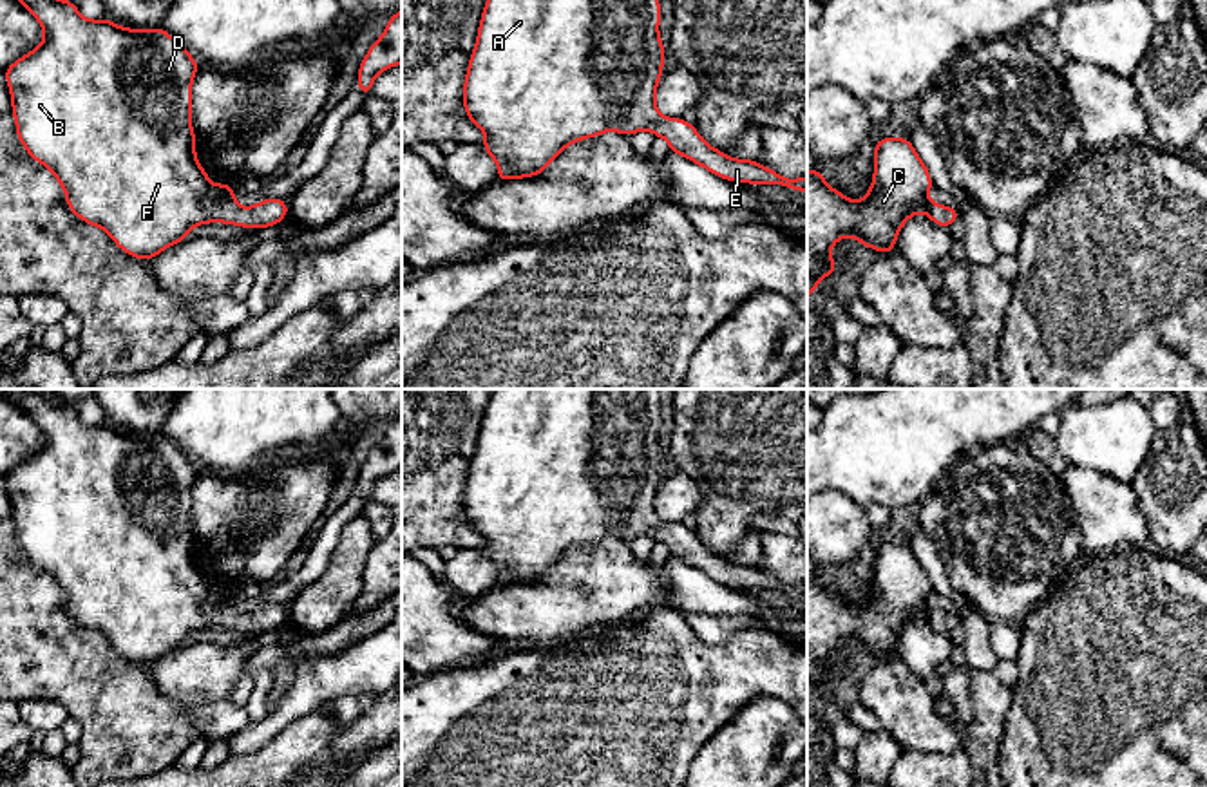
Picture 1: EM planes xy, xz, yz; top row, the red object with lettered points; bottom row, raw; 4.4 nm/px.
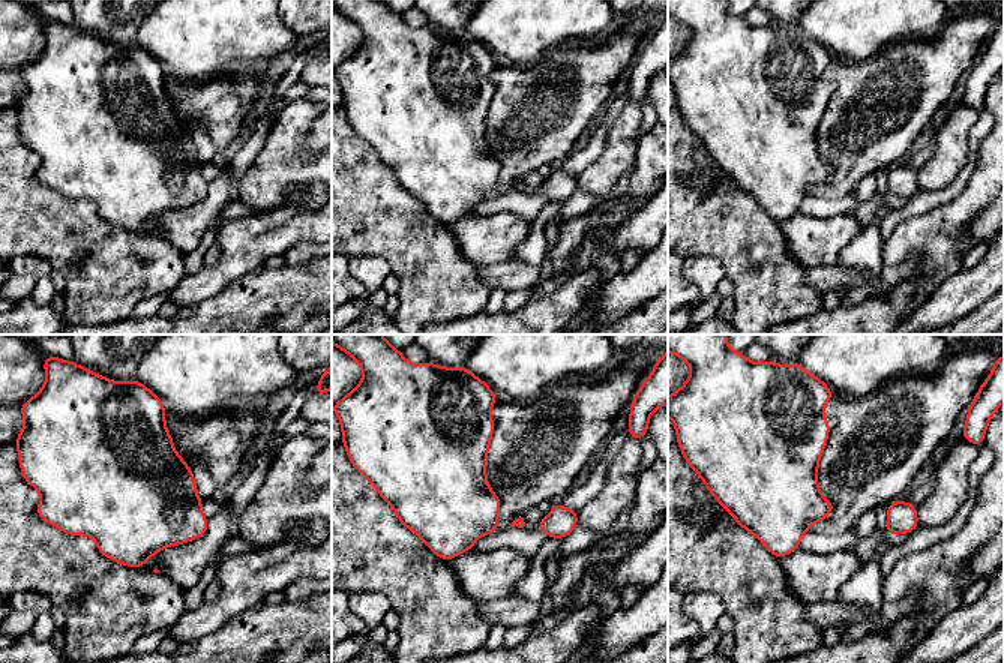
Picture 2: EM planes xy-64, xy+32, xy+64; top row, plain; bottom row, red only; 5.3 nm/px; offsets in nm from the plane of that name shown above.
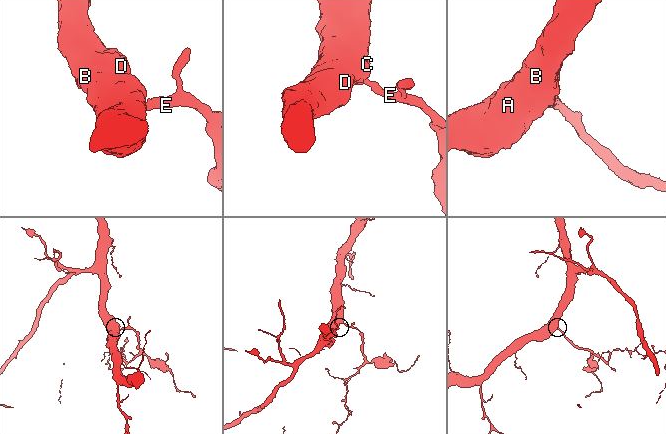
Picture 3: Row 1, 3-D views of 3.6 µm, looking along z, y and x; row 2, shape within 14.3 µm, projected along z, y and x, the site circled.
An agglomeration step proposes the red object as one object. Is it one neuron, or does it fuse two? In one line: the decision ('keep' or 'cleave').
keep

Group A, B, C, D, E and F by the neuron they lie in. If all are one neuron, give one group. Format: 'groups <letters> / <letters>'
groups A B C D E F

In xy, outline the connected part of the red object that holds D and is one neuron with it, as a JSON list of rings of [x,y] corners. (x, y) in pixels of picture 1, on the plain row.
[[[0,389],[40,427],[45,445],[11,469],[4,479],[9,490],[16,539],[24,554],[45,570],[65,595],[71,617],[94,633],[103,633],[130,662],[150,666],[204,628],[228,628],[242,633],[279,630],[290,612],[268,602],[250,613],[233,606],[235,593],[226,588],[210,592],[210,583],[195,564],[195,537],[190,528],[192,485],[199,469],[163,432],[125,434],[114,427],[85,425],[65,403],[49,402],[34,389]]]

